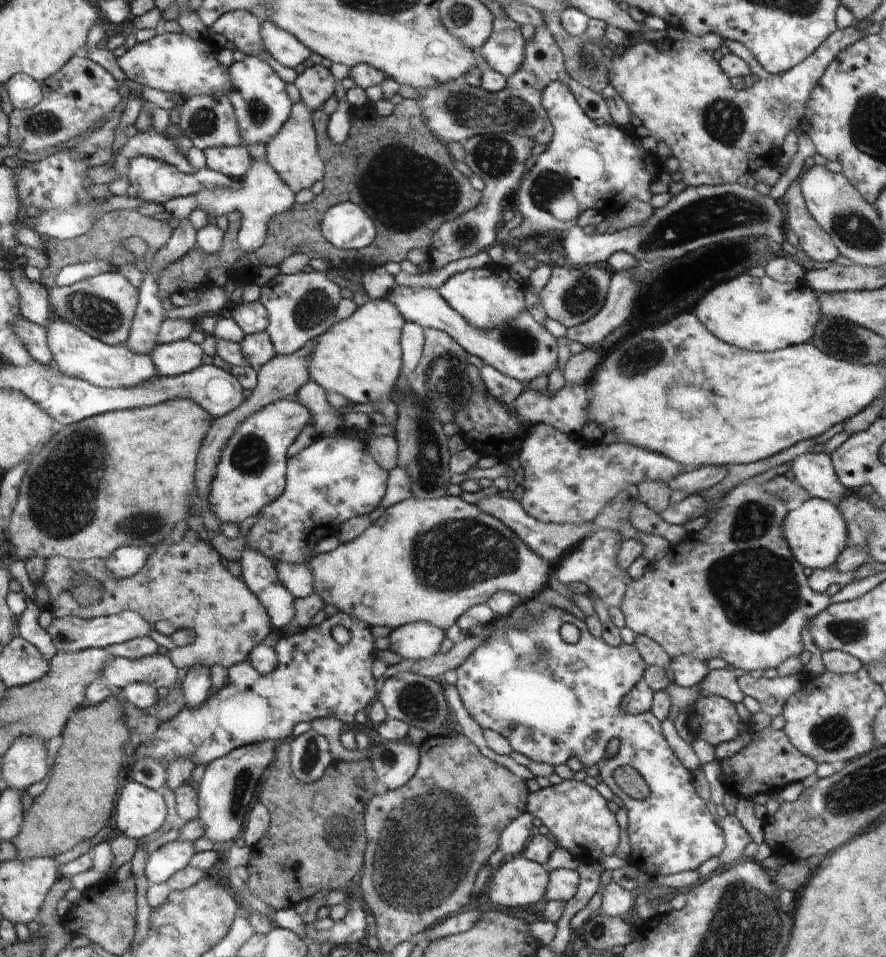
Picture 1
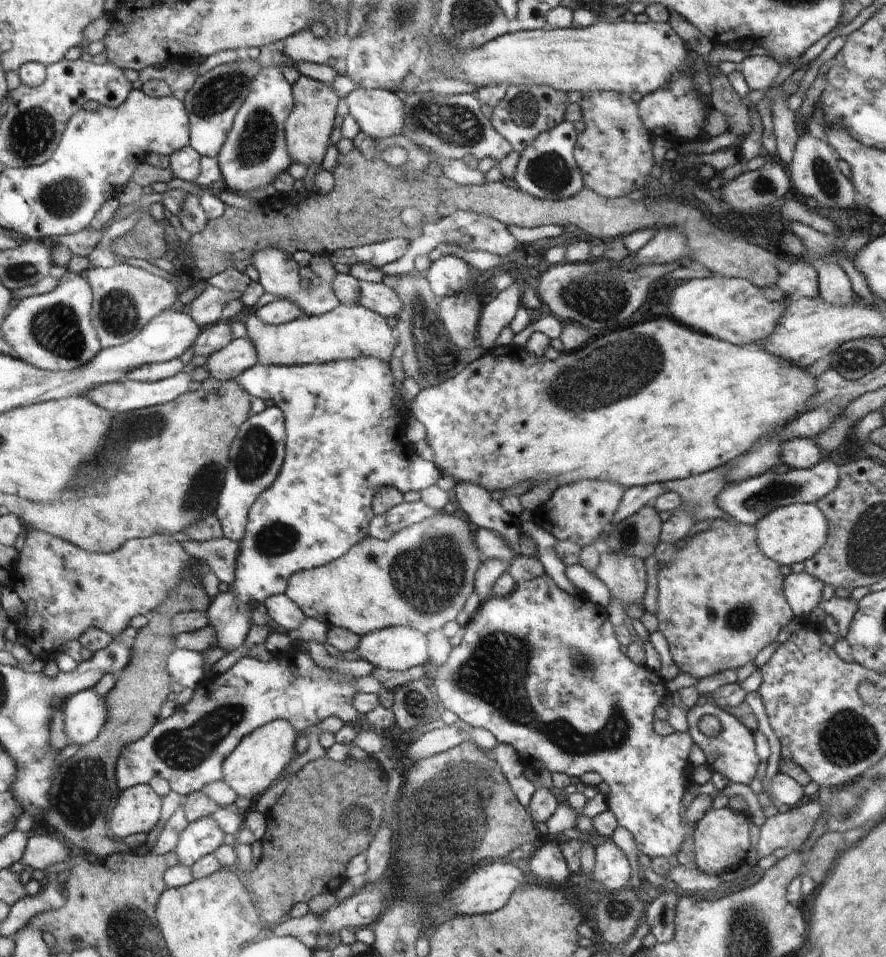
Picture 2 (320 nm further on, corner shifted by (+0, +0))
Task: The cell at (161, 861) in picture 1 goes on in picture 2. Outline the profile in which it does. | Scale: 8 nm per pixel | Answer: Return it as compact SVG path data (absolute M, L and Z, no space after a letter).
M211 816L188 823L180 833L176 854L180 864L191 867L203 856L213 853L222 846L225 832Z

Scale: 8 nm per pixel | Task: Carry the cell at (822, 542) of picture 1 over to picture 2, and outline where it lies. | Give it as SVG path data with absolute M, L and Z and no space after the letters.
M792 503L776 507L754 524L759 549L780 566L791 566L812 558L826 544L827 517L814 503Z

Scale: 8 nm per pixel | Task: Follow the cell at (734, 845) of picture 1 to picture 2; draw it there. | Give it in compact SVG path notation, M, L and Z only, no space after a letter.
M712 806L697 821L693 828L695 837L695 862L697 868L706 874L716 874L721 876L730 868L740 866L738 862L744 862L744 856L748 854L750 848L750 828L748 828L748 820L744 814L732 812L730 808L721 809Z

